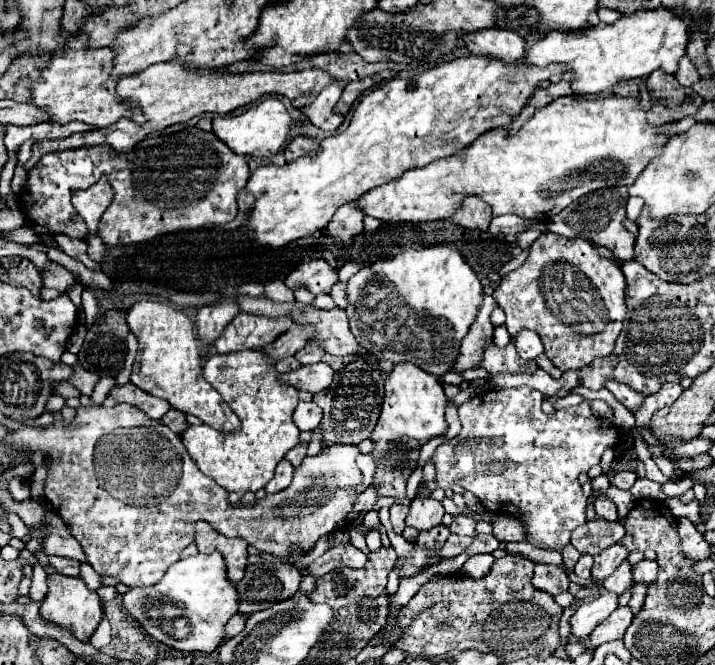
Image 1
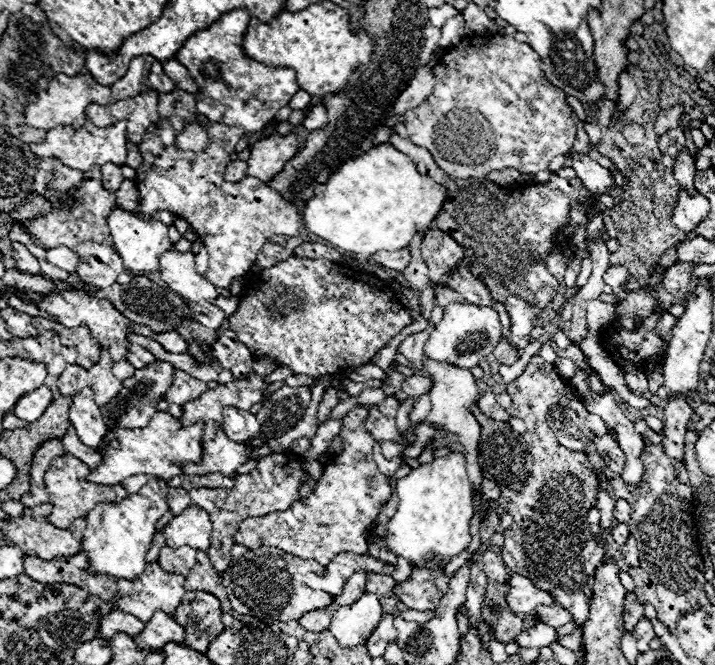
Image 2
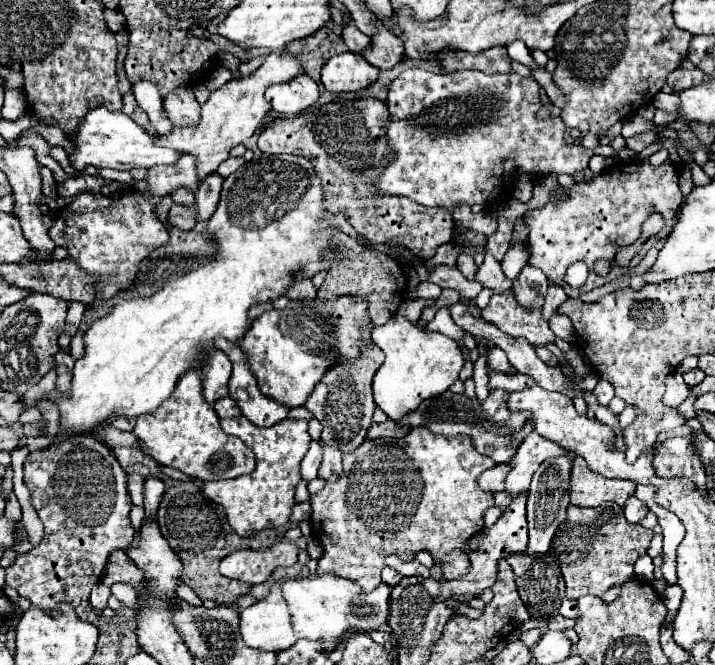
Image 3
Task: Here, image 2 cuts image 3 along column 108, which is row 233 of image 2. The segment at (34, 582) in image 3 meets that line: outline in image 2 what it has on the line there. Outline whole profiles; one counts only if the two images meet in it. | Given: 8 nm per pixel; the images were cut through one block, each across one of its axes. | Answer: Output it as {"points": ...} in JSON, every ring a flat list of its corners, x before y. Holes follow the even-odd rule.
{"points":[[392,132,390,140,388,140,396,150,400,150,402,154,410,156,416,162,416,168,420,174,430,176,432,180,436,180,438,184,444,184,446,188,446,198,444,198,444,206,440,208,440,214,436,214,432,228,444,230,448,234,452,234,452,238,456,242,460,242,466,250,464,254,472,258,472,266,470,272,476,274,490,290,492,298,502,302,512,318,512,338,510,342,522,350,530,344,530,330,532,330,532,322,536,320,536,316,544,310,544,306,556,296,558,292,558,280,554,276,550,276,550,272,546,270,544,258,548,256,550,248,554,246,554,236,556,232,566,226,568,222,568,206,572,200,578,200,580,190,582,190,582,182,578,178,560,178,556,172,550,174,550,178,542,184,534,184,534,186,520,186,520,188,502,188,490,180,456,180,448,174,444,174,432,154,420,146,414,146,408,138,400,138,396,132],[534,252,538,252,542,256,542,262,534,260]]}

